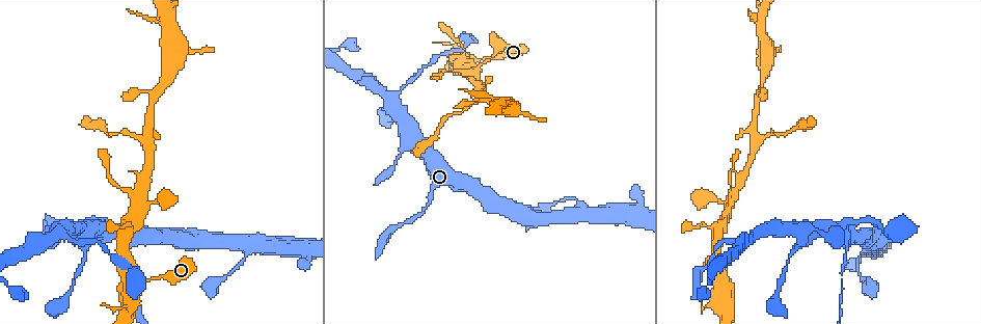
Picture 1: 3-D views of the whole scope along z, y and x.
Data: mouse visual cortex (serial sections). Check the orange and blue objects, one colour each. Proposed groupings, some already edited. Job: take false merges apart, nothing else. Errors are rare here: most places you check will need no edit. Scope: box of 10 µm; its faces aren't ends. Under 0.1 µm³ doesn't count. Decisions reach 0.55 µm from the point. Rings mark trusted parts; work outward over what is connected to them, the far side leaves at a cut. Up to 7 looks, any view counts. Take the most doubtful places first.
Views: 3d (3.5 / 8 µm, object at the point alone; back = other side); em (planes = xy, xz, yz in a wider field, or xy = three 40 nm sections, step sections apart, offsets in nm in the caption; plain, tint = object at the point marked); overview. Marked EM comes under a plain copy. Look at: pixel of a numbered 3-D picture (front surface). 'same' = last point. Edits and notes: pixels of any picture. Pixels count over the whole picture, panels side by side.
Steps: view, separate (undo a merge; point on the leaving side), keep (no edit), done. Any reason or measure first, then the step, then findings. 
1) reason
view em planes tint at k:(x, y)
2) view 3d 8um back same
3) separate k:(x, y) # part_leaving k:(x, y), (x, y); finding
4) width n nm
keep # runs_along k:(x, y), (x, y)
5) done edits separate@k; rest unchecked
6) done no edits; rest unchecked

small branch off a trunk
view 3d 8um back at 1:(758, 234)

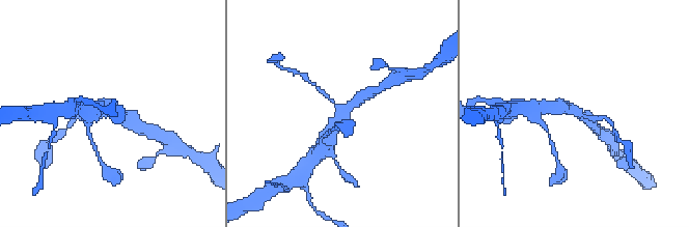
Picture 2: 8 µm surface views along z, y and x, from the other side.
view em xy step 2 tint same

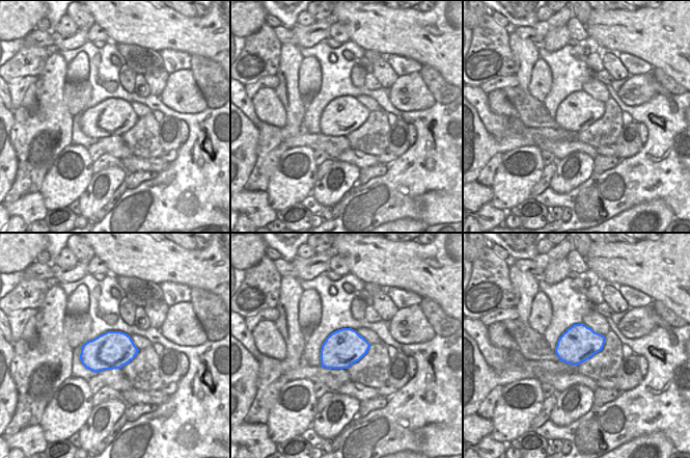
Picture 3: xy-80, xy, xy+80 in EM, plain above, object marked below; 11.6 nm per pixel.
width 420 nm
keep # runs_along 2:(328, 134), (366, 92); continuous, no second cell

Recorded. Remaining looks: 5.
sharp bend
view 3d 3.5um at 1:(722, 283)

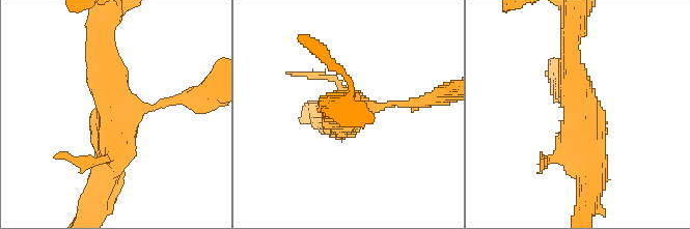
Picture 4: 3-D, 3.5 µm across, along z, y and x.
arms 3; arm_widths 150, 350, 500 nm; shape alone is not enough
view em xy step 2 tint at 4:(125, 107)

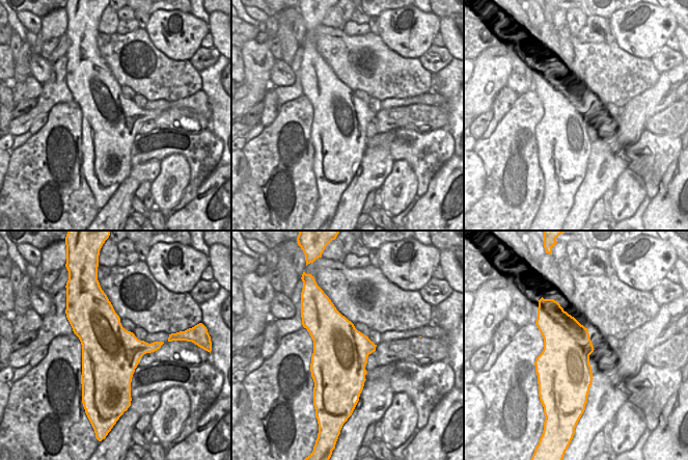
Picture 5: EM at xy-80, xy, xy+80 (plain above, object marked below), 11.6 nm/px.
view em xy step 3 tint same

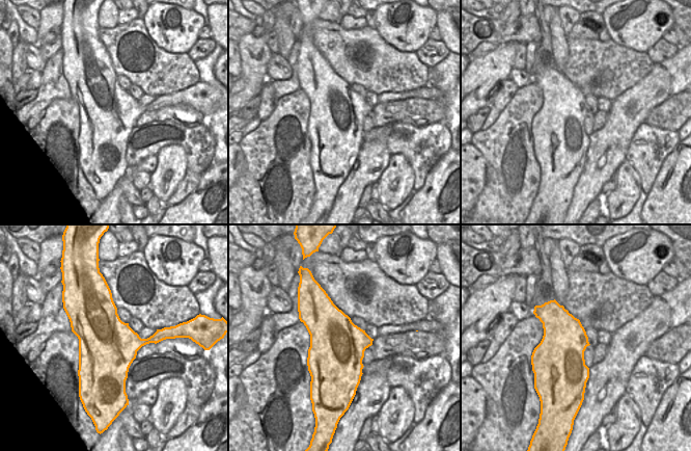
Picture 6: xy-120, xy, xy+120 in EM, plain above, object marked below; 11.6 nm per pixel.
keep # runs_along 4:(193, 98), (126, 108), (100, 47); continuous, no second cell

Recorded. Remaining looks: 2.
sharp bend
view 3d 3.5um at 1:(140, 207)

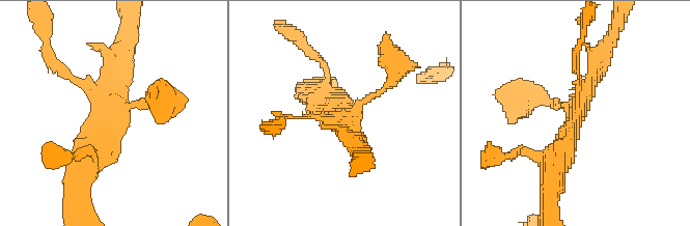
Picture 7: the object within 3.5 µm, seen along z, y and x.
now the EM
view em xy step 1 tint at 7:(343, 114)

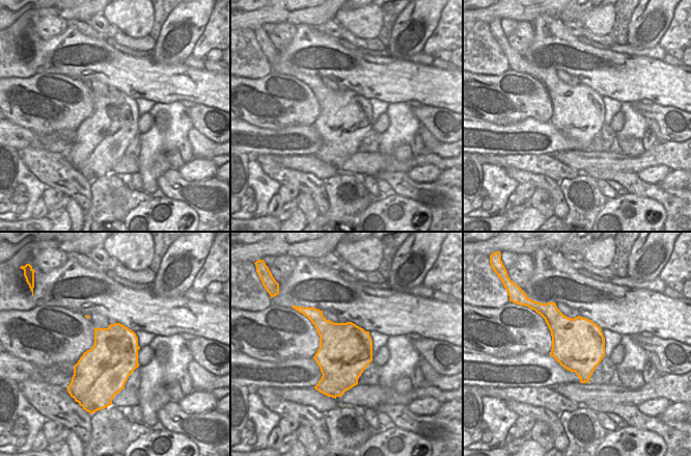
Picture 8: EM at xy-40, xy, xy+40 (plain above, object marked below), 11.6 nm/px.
keep # runs_along 7:(554, 175), (602, 57); all the same cell

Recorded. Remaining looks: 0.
done no edits; rest unchecked

